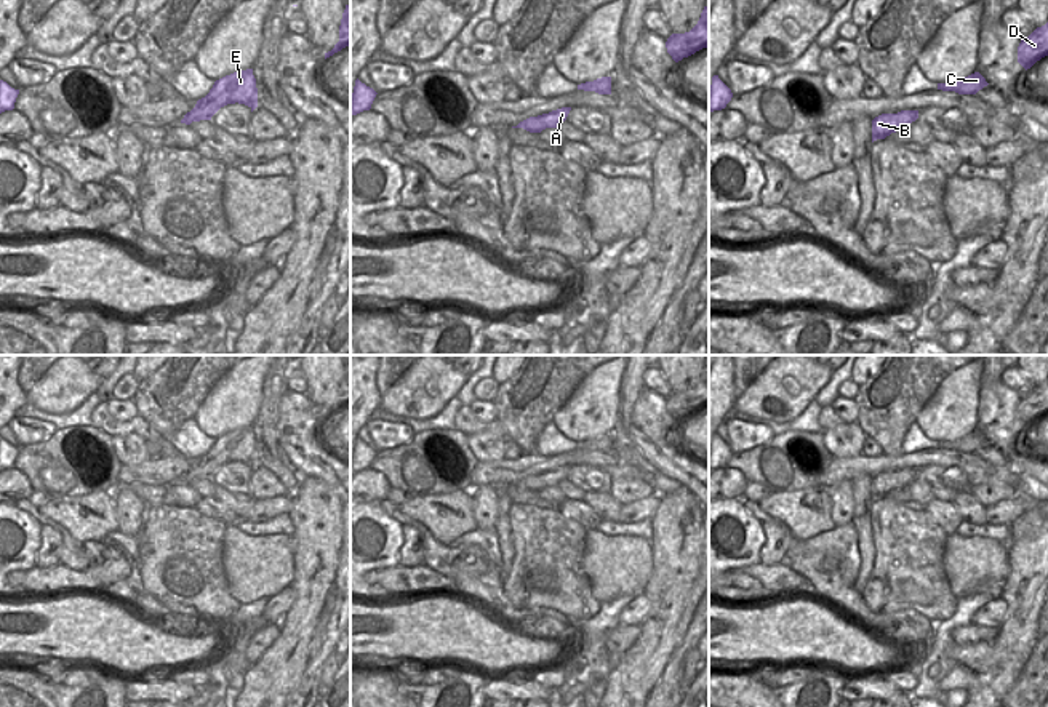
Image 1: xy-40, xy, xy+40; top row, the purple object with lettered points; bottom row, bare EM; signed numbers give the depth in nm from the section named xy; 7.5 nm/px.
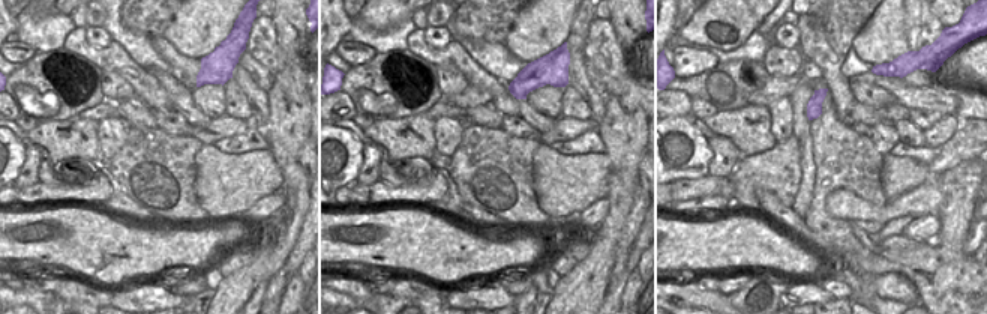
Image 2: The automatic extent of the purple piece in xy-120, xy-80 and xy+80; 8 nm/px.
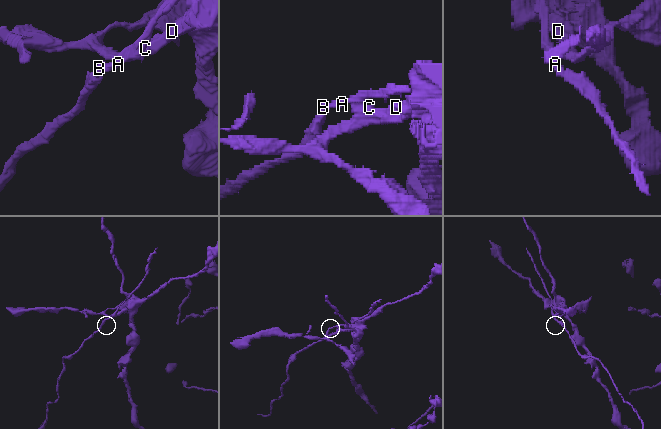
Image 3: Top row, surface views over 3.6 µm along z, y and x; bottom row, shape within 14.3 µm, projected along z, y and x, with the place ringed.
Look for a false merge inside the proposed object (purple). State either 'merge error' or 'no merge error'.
merge error

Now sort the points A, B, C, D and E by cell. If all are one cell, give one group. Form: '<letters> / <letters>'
A B E / C D

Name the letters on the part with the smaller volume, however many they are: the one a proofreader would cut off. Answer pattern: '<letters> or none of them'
A, B, E

